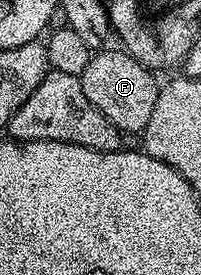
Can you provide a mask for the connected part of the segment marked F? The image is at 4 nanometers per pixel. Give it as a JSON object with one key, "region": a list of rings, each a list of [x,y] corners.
{"region":[[[102,48],[90,57],[87,68],[80,74],[83,93],[87,100],[111,120],[114,128],[124,133],[141,134],[147,128],[147,120],[151,120],[151,112],[155,108],[155,100],[159,82],[153,79],[154,71],[145,66],[123,48],[109,50]]]}

